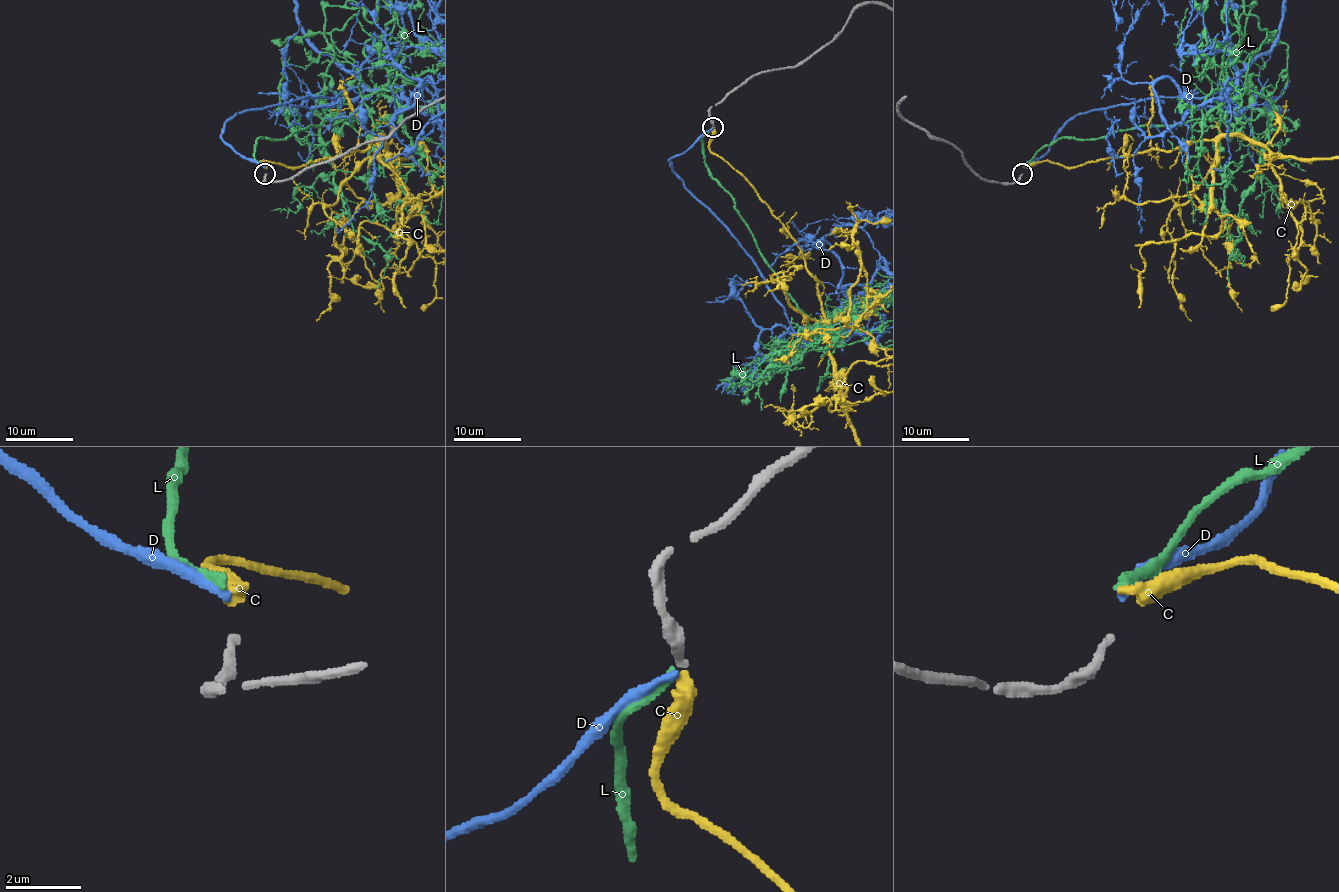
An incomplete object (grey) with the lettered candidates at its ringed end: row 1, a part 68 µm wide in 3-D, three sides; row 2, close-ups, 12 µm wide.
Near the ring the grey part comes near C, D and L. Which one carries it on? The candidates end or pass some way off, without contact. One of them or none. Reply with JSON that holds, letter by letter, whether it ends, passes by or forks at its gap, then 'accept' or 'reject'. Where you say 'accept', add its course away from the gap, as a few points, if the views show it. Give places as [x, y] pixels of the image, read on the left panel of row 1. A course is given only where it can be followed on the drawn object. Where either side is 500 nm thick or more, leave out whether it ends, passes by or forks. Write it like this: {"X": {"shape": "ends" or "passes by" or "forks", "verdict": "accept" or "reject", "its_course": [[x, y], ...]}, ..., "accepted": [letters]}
{"C": {"verdict": "accept"}, "D": {"shape": "ends", "verdict": "reject"}, "L": {"shape": "ends", "verdict": "reject"}, "accepted": ["C"]}

